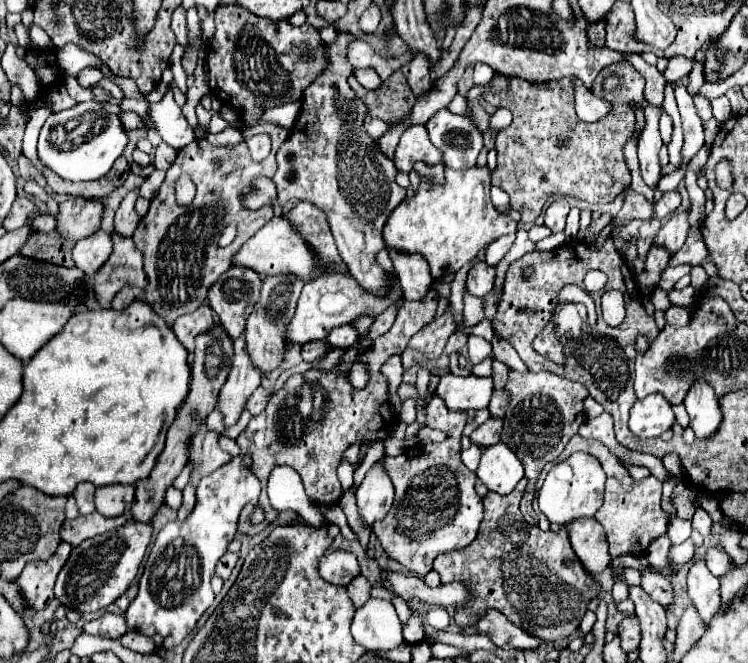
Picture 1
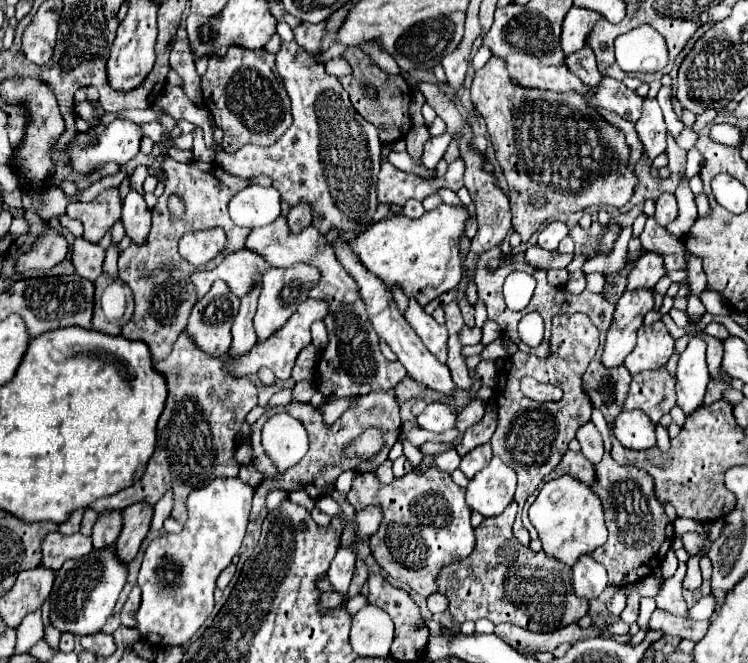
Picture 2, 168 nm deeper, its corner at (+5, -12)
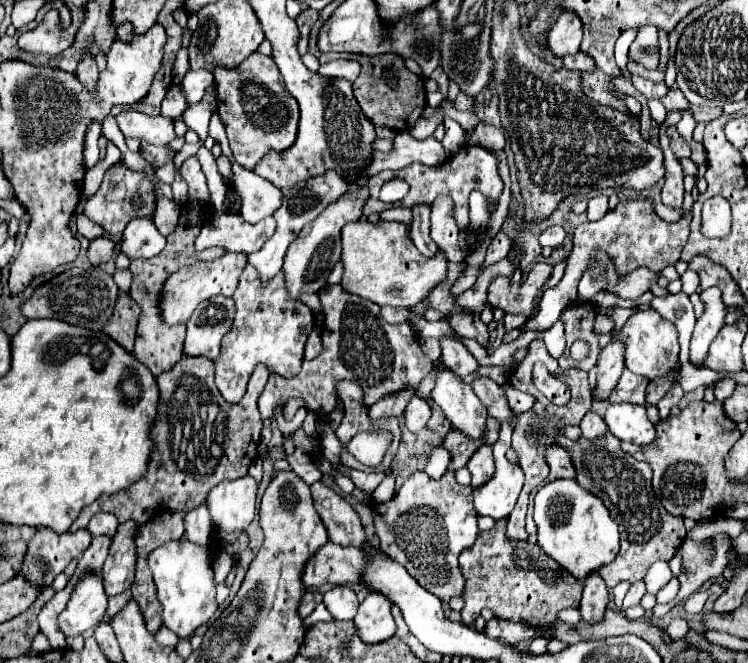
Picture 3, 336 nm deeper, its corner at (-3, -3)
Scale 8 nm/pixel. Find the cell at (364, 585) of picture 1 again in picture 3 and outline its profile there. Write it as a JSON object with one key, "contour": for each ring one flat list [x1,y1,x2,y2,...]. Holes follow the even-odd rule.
{"contour":[[315,481,311,485,311,493,315,509,319,511,329,531,331,543,343,547,363,547,367,543,359,515,343,497,339,497,333,489,323,485,321,481]]}

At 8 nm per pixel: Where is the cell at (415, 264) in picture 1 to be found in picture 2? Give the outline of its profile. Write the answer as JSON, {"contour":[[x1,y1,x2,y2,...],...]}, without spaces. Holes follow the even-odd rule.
{"contour":[[411,300,409,308,405,312,405,320,411,324,411,328,417,332,421,342,427,346,427,350,441,362,447,362,447,328,437,324,425,310]]}

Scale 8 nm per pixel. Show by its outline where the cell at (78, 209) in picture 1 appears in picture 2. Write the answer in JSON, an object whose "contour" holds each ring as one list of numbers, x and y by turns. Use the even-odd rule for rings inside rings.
{"contour":[[117,188,103,190,93,202,71,202,67,206,67,216,83,222,83,238,89,242,99,242,105,232,121,218,121,196]]}

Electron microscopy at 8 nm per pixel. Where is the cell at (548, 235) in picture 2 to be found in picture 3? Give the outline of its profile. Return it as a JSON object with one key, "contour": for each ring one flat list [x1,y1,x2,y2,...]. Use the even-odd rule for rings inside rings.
{"contour":[[553,225,553,227,547,227,547,229,539,235,539,243,541,243,543,247,559,247,565,237,567,237,565,229,563,229,561,225]]}

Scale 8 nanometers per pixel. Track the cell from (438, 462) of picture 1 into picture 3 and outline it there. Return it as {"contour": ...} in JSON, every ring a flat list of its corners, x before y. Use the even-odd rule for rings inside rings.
{"contour":[[413,471,397,495,385,503,371,501,371,493,353,489,353,497,365,503,373,511,375,529,381,539,381,551,401,563,413,579,441,601,461,595,463,577,457,565,457,557,465,547,471,547,479,535,477,511,473,507,471,487,459,485,453,471,447,471,441,479,431,479,423,471]]}

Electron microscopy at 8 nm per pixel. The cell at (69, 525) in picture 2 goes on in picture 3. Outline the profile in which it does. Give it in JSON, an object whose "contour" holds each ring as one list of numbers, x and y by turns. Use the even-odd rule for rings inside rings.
{"contour":[[183,355,169,371,163,371,157,377,157,383,159,383,159,389,161,389,161,399,159,399,159,411,157,411,155,427,151,429,157,447,150,455,147,475,143,479,139,479,139,483,133,483,127,491,119,491,119,493,109,495,109,497,103,495,99,499,95,499,91,505,83,507,79,517,71,525,71,531,87,527,89,519,99,511,107,511,107,513,117,515,119,523,123,523,127,519,135,519,139,525,147,523,153,517,153,513,191,511,191,509,199,507,203,503,207,491,211,487,215,487,215,483,219,483,223,479,243,477,247,473,249,465,257,459,257,451,259,451,257,439,261,435,263,421,261,421,259,409,257,409,257,397,261,395,267,379,269,379,269,369,263,363,259,363,257,365,257,383,249,385,241,403,233,405,233,403,227,403,215,387,215,365,213,365,213,361,207,359,207,357,201,357,201,355,199,357]]}

